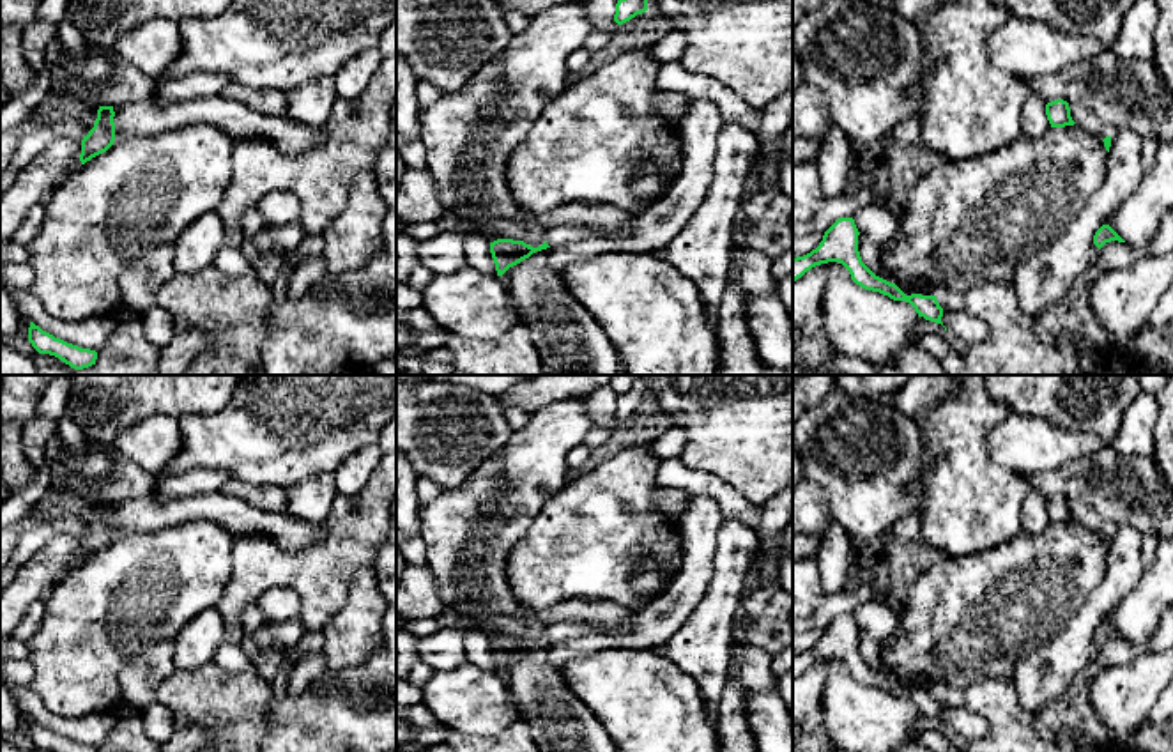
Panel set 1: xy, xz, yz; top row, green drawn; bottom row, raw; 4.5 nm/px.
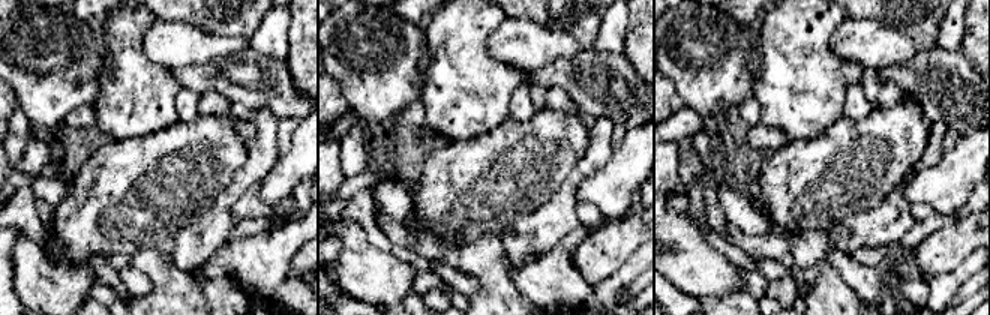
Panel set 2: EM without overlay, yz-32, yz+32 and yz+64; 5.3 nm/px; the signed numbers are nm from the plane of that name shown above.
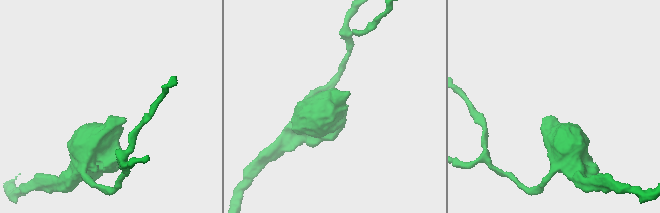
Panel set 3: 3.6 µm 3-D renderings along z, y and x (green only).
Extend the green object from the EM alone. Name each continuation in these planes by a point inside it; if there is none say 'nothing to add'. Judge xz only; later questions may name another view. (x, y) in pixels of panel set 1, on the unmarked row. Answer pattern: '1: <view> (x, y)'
1: xz (565, 630)

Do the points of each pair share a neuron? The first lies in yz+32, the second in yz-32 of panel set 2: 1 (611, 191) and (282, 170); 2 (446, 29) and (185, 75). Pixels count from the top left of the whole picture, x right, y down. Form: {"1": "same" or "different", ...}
{"1": "same", "2": "different"}

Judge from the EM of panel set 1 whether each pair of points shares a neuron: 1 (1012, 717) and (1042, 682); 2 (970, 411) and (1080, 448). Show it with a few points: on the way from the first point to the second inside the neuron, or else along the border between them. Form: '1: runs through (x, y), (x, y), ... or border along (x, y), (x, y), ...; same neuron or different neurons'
1: border along (1011, 683), (1016, 699), (1030, 712); different neurons
2: border along (1009, 413), (988, 437), (988, 453), (995, 462); different neurons

